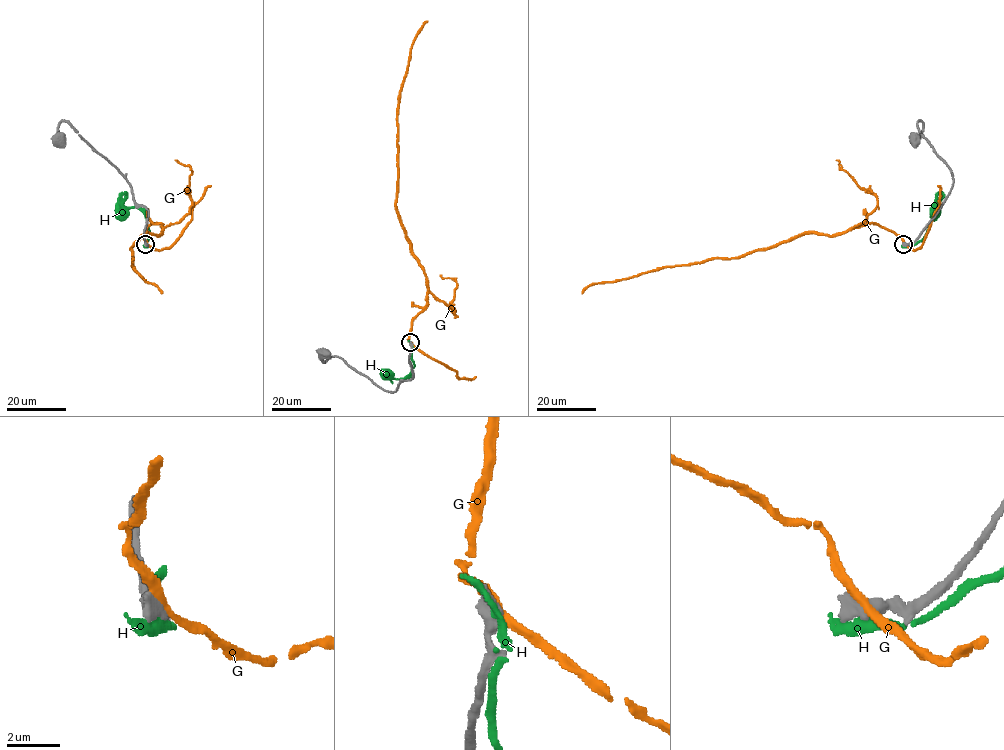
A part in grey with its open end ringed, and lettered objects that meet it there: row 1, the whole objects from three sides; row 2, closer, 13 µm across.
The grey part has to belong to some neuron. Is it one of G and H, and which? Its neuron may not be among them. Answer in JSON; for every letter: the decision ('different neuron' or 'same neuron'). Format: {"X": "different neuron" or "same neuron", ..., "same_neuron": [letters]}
{"G": "different neuron", "H": "different neuron", "same_neuron": []}

